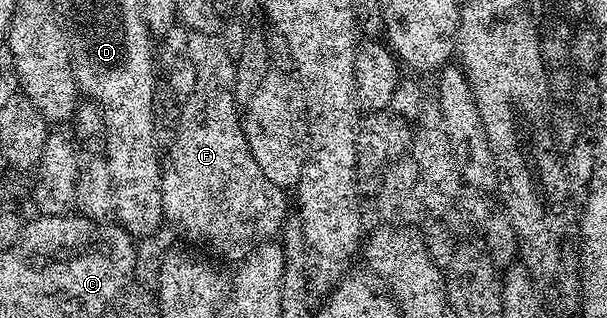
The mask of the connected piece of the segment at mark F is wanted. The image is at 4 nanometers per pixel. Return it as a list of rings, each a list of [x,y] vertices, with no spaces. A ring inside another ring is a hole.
[[[189,34],[188,48],[186,54],[193,59],[194,68],[197,70],[197,80],[195,82],[194,91],[183,100],[181,111],[180,124],[178,125],[177,137],[174,138],[174,143],[168,147],[166,154],[162,159],[160,168],[160,192],[162,193],[162,209],[164,210],[165,218],[182,217],[180,221],[180,231],[188,239],[193,239],[196,243],[205,243],[210,250],[213,251],[213,256],[221,255],[224,259],[233,259],[239,261],[247,259],[248,255],[259,243],[269,242],[273,237],[281,234],[282,228],[289,218],[288,203],[290,207],[290,199],[286,196],[285,188],[272,184],[268,187],[271,181],[266,177],[266,173],[262,173],[262,169],[258,169],[258,161],[254,161],[254,157],[248,148],[248,138],[244,136],[244,125],[242,122],[241,112],[236,112],[236,103],[238,104],[238,96],[236,94],[236,65],[233,56],[228,56],[228,47],[223,42],[225,41],[219,35],[197,35]]]

